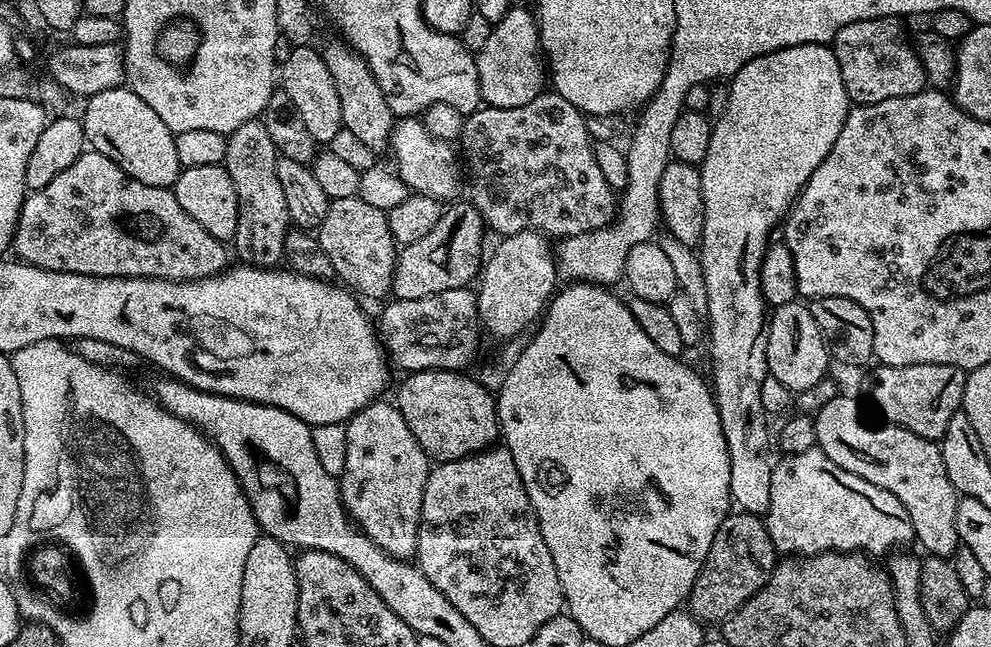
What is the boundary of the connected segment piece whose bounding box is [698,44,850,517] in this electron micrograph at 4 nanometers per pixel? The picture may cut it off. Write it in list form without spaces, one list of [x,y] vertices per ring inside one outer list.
[[[803,44],[802,46],[790,46],[782,50],[774,50],[770,54],[762,54],[742,70],[738,70],[731,77],[727,85],[728,101],[726,110],[721,116],[715,117],[712,133],[710,134],[710,146],[706,149],[706,158],[700,165],[700,185],[702,186],[702,206],[704,207],[704,229],[700,239],[698,255],[702,268],[702,278],[706,286],[706,298],[708,299],[708,311],[706,313],[706,345],[708,344],[708,356],[712,359],[712,376],[710,375],[710,387],[716,398],[718,414],[722,422],[722,430],[726,438],[726,450],[730,454],[730,494],[731,503],[739,511],[749,512],[758,517],[763,517],[770,506],[770,474],[772,473],[773,461],[768,460],[768,421],[770,416],[764,411],[762,402],[762,386],[768,374],[768,359],[766,358],[766,301],[760,289],[760,267],[764,261],[764,255],[768,253],[768,245],[772,227],[779,225],[787,217],[791,207],[796,203],[800,191],[806,186],[810,174],[822,166],[822,158],[830,154],[834,142],[838,142],[838,134],[842,134],[842,122],[846,122],[850,101],[846,94],[846,86],[842,82],[842,70],[838,66],[838,58],[831,47],[826,44]]]

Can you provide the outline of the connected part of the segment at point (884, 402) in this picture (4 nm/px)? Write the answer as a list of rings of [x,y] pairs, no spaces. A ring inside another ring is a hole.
[[[880,364],[864,380],[864,392],[889,424],[900,424],[906,430],[927,440],[939,441],[955,412],[964,403],[965,369],[945,364],[886,366]]]

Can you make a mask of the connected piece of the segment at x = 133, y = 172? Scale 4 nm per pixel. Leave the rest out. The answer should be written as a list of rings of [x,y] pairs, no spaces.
[[[123,86],[87,97],[85,104],[82,123],[91,151],[110,158],[127,176],[146,186],[171,189],[175,185],[182,169],[174,150],[174,134],[138,94]]]

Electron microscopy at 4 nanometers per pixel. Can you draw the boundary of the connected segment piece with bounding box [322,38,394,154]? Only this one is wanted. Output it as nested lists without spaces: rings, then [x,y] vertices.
[[[343,39],[328,40],[322,47],[322,55],[326,62],[326,70],[334,78],[334,86],[338,86],[338,103],[342,105],[343,128],[350,130],[362,142],[377,154],[389,147],[392,138],[394,117],[384,98],[384,91],[378,86],[370,66],[355,50],[344,43]]]

